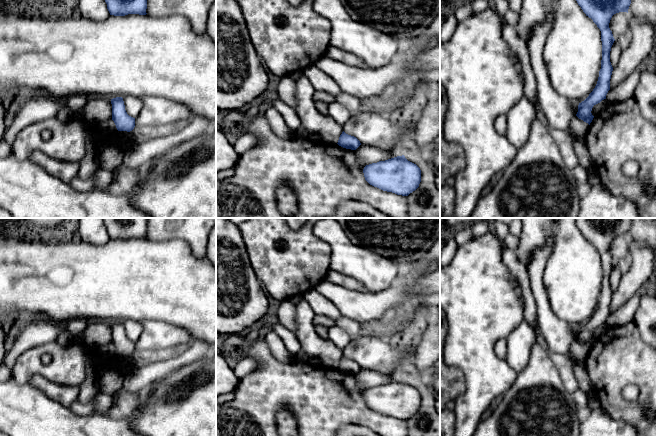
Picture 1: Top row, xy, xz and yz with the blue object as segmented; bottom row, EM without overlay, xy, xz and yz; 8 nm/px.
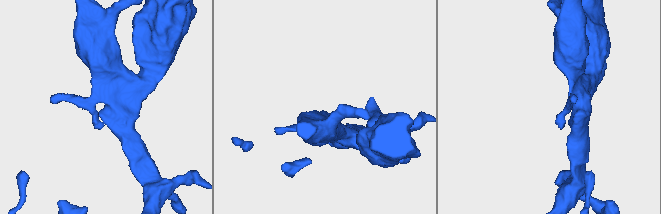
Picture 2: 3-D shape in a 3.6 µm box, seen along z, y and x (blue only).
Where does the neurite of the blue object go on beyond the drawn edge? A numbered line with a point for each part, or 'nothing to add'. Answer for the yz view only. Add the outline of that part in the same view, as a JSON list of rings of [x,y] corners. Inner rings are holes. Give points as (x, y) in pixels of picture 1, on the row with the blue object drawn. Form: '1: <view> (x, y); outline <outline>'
nothing to add

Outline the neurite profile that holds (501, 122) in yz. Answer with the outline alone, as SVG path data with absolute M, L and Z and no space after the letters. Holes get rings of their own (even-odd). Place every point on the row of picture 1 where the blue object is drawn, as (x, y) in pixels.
M502 114L497 117L496 122L495 122L495 129L499 134L505 135L506 130L507 130L506 114Z

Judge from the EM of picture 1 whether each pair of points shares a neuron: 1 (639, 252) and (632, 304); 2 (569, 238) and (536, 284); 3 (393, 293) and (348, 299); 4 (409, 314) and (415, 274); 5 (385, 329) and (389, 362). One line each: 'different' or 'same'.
1: different
2: different
3: same
4: same
5: different

